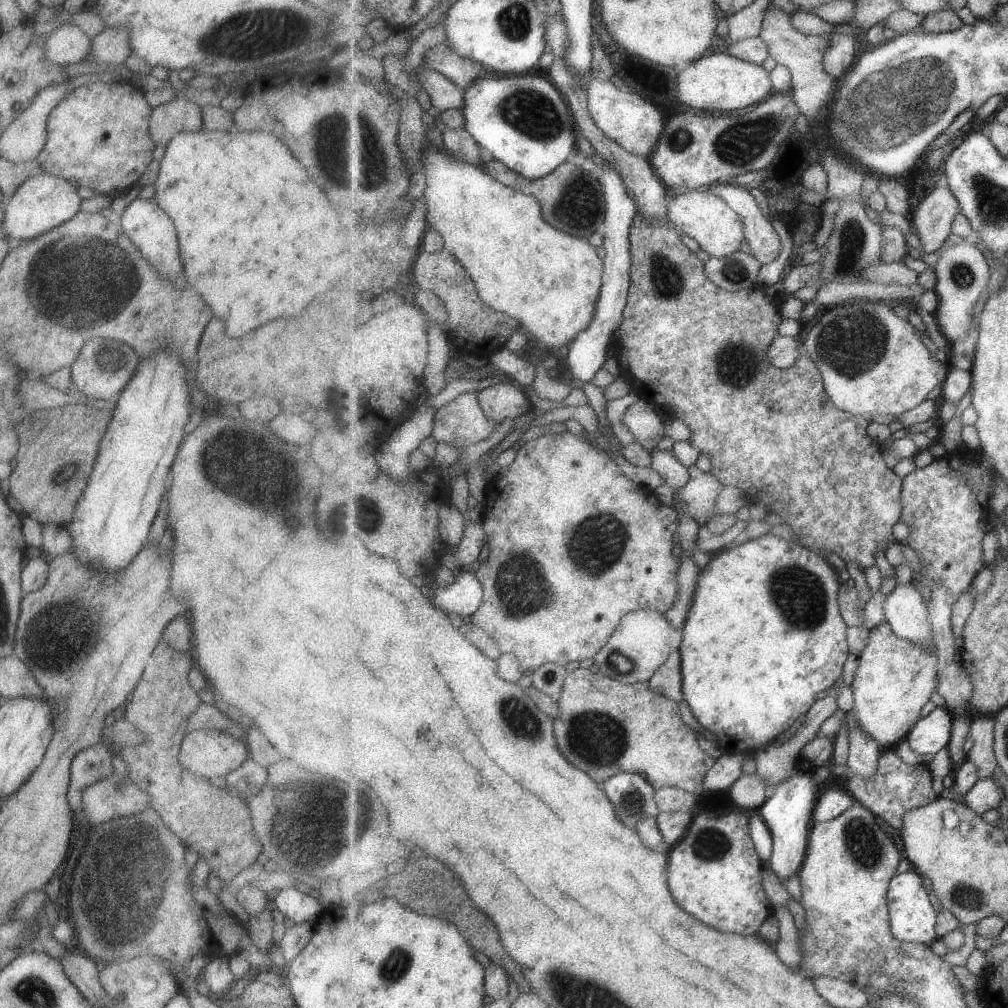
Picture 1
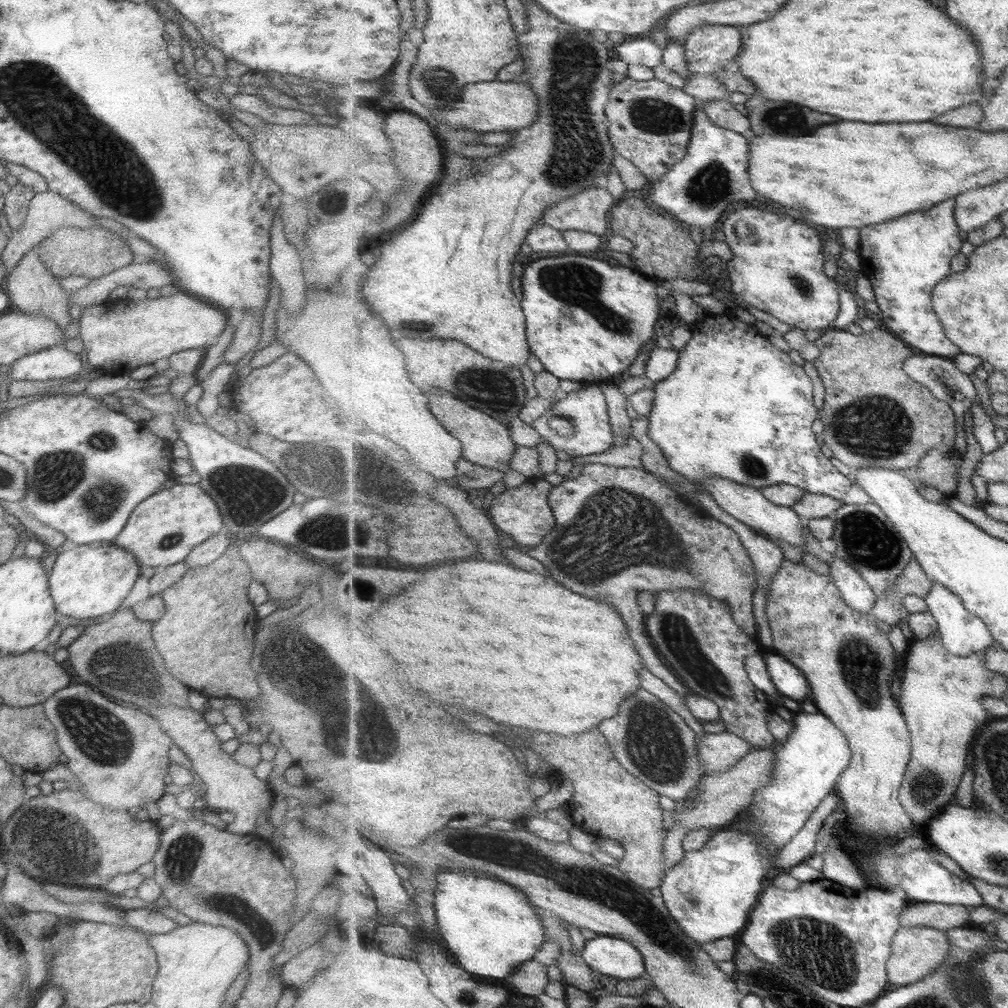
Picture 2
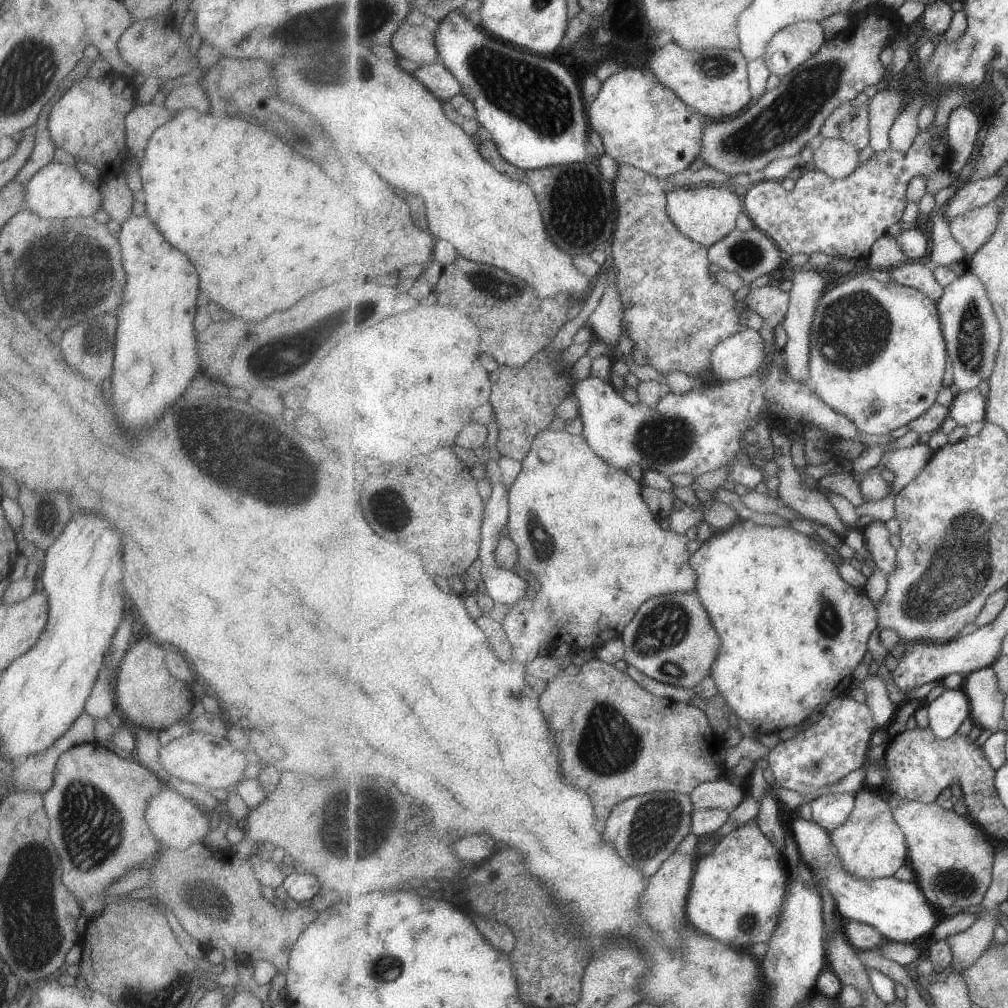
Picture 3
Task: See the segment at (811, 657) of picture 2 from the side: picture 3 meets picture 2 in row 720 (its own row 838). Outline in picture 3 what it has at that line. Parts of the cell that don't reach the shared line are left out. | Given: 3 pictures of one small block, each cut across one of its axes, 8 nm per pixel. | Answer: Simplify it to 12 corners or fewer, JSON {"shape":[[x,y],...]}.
{"shape":[[862,789],[831,832],[857,878],[893,877],[911,857],[891,800]]}

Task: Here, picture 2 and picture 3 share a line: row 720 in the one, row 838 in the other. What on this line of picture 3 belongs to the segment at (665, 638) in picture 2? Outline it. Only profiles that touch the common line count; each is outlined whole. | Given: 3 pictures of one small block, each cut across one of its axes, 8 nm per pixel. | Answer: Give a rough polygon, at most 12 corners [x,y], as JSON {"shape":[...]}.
{"shape":[[759,818],[696,864],[687,916],[769,943],[792,880]]}

